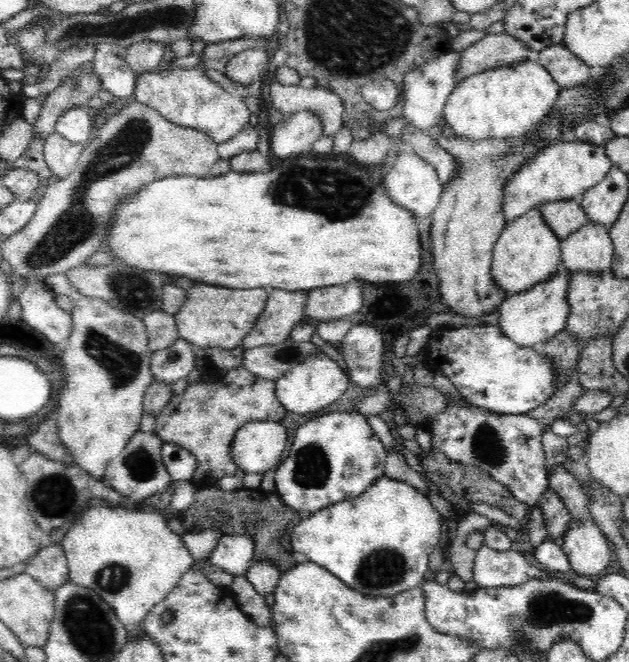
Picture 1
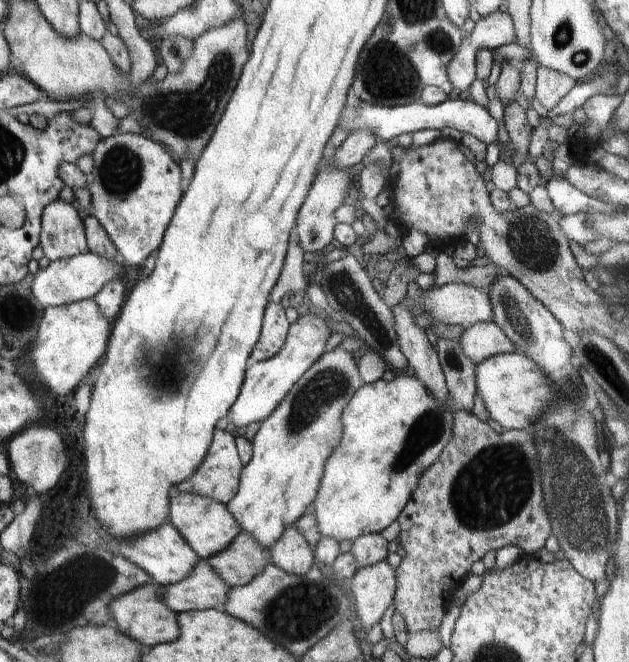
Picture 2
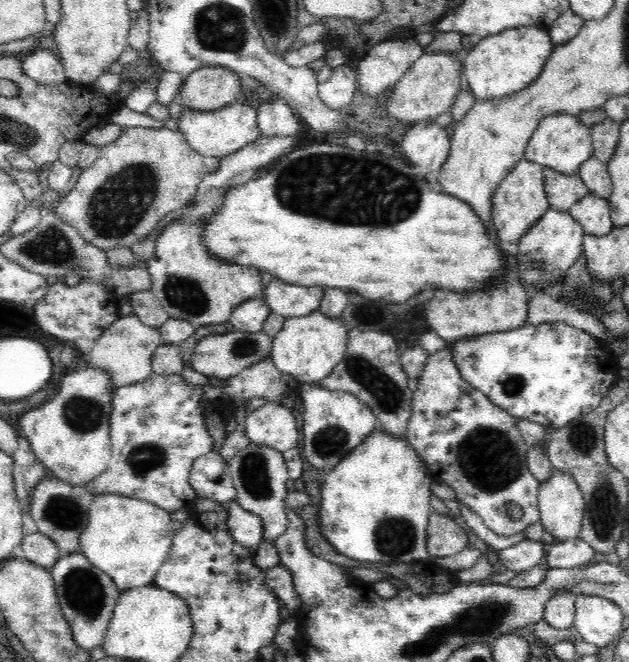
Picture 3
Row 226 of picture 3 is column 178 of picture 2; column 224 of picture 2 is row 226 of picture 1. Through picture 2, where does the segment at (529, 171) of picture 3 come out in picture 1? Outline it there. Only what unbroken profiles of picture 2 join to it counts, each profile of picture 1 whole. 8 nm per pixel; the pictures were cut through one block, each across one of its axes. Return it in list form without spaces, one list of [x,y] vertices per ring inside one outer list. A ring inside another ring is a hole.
[[[540,207],[530,210],[508,224],[493,248],[492,279],[503,290],[505,298],[526,292],[540,282],[555,278],[561,264],[561,241],[544,223]]]

